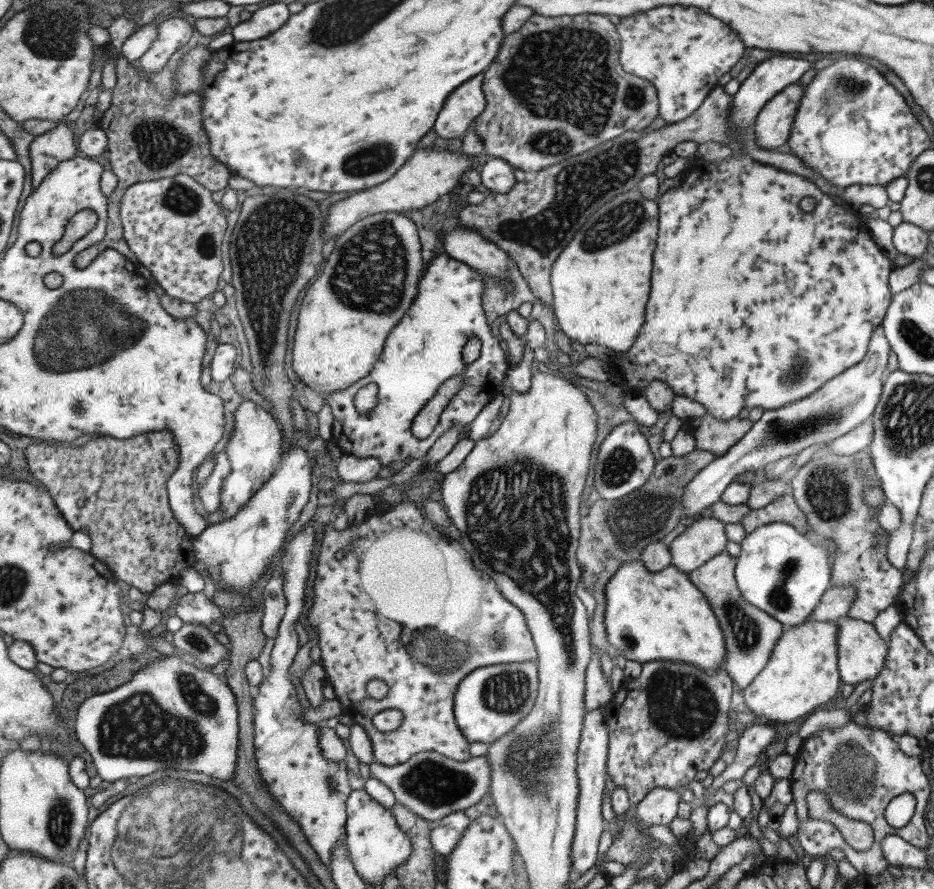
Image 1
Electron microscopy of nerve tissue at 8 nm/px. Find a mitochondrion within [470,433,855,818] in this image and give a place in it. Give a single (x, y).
(679, 704)

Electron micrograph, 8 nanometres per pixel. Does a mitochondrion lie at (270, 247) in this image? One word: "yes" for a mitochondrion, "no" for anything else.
yes

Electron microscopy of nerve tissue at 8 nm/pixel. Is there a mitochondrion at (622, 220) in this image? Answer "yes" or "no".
yes

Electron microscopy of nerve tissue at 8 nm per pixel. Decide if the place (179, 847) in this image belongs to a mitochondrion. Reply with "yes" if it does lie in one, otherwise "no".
yes

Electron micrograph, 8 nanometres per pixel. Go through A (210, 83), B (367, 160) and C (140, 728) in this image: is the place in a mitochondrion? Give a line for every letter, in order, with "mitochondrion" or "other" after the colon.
A: other
B: mitochondrion
C: mitochondrion

